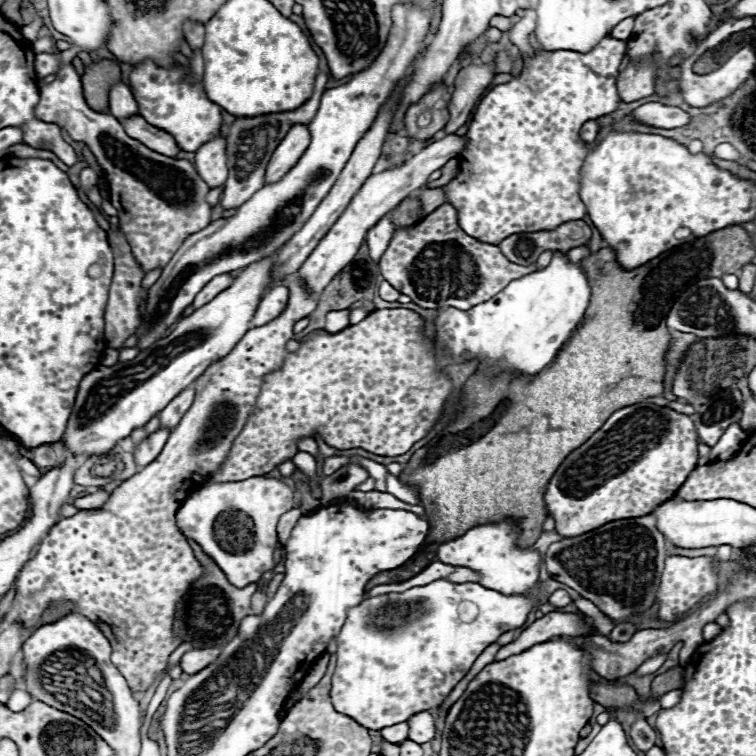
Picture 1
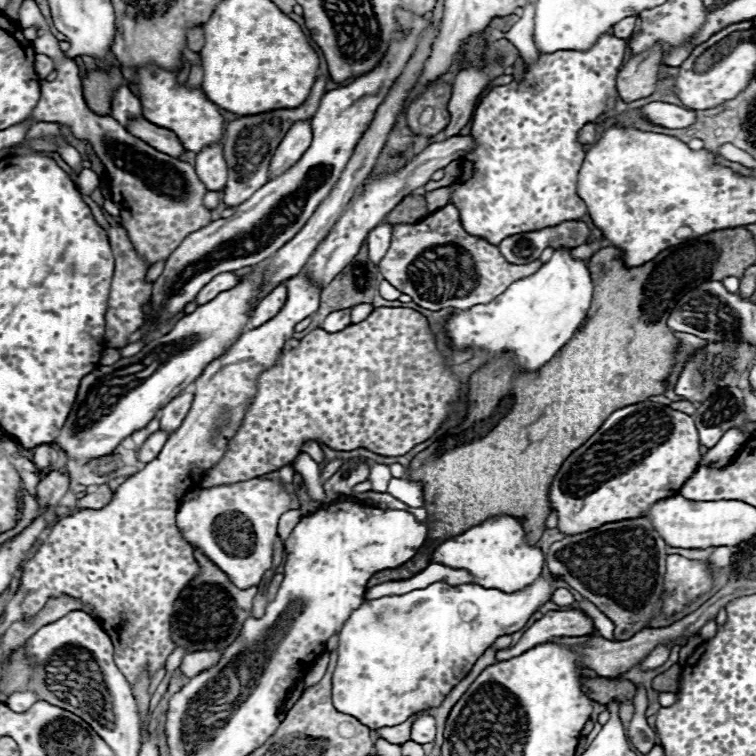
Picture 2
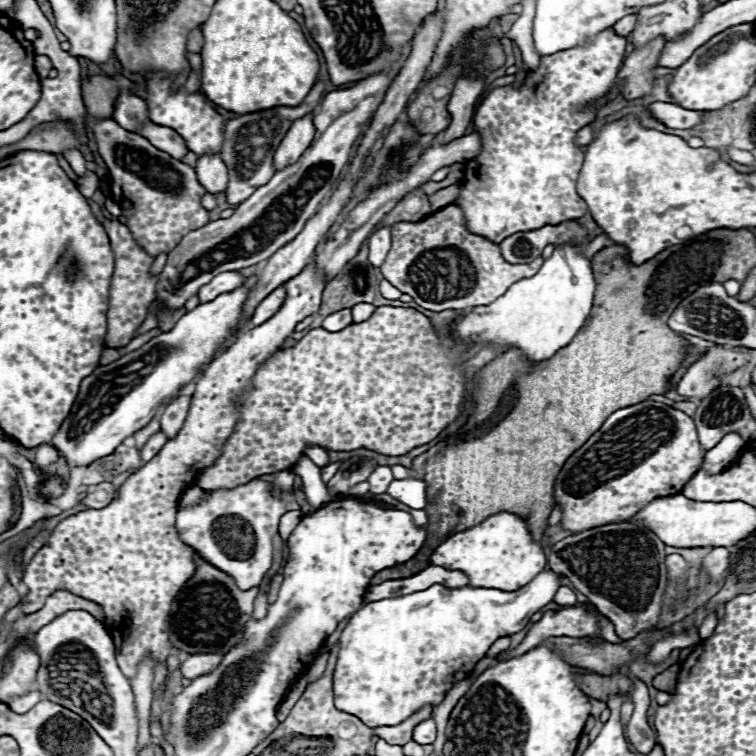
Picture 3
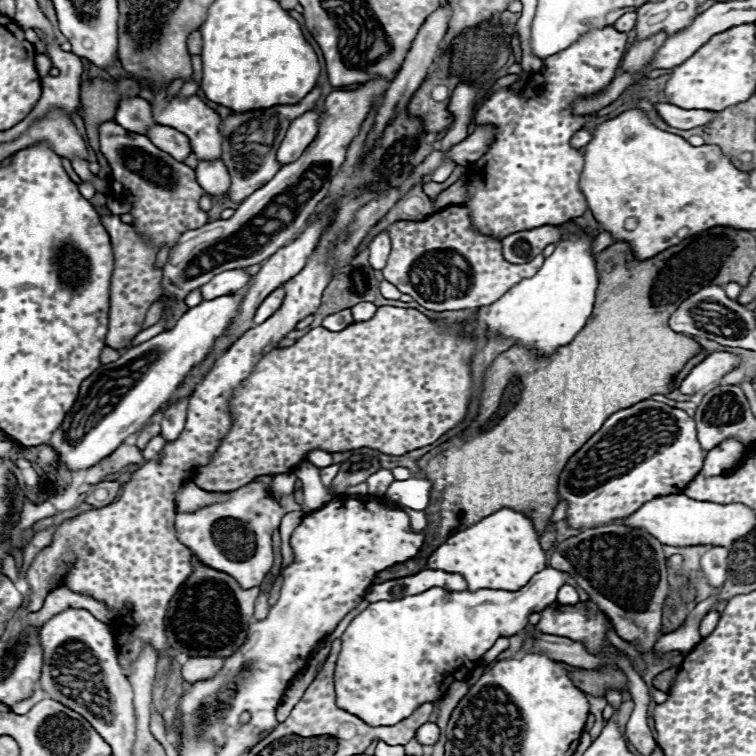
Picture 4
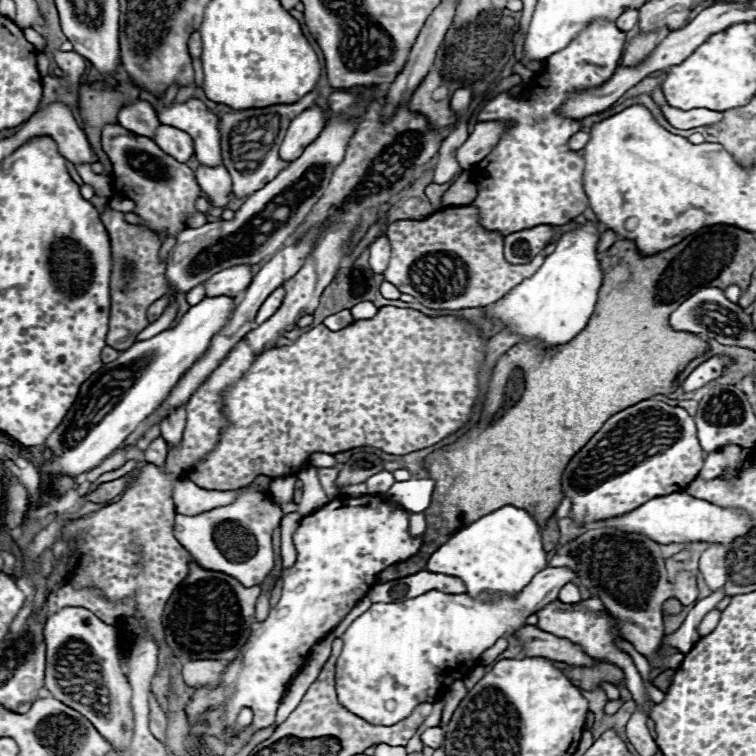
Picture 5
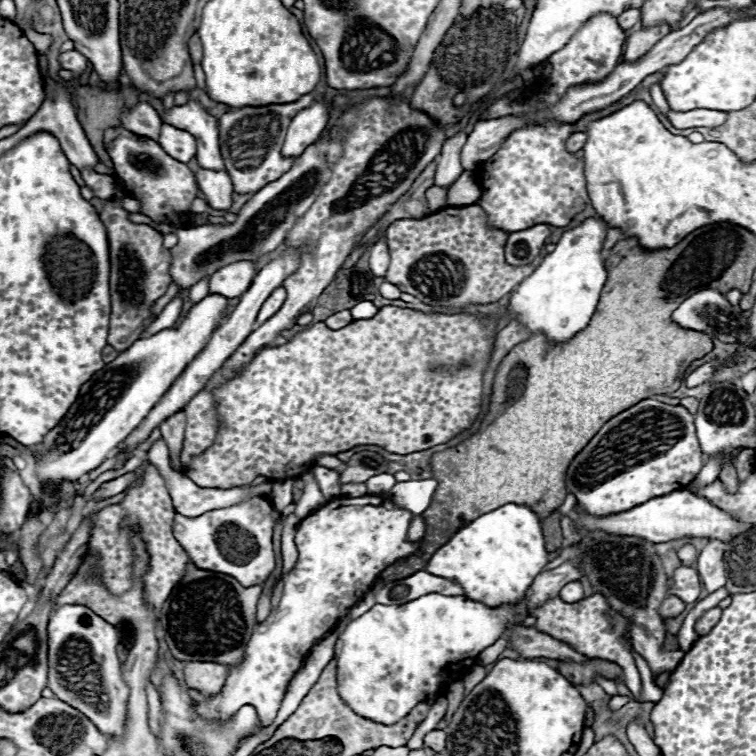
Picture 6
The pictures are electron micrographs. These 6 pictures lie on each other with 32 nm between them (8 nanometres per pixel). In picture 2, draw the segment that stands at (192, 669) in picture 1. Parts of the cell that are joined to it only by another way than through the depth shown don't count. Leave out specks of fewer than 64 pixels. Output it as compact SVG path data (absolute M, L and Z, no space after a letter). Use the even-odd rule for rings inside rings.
M196 650L196 652L188 652L182 658L180 670L184 676L192 678L204 670L208 670L210 666L214 666L220 660L220 650Z

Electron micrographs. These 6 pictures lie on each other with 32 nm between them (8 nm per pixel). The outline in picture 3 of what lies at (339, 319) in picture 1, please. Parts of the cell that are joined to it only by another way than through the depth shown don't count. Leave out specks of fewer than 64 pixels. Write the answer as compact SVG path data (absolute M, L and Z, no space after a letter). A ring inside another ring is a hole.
M344 308L340 312L334 312L330 316L326 316L326 320L322 322L322 328L328 330L328 332L338 332L342 330L344 326L350 326L352 324L352 316L350 316L350 310Z

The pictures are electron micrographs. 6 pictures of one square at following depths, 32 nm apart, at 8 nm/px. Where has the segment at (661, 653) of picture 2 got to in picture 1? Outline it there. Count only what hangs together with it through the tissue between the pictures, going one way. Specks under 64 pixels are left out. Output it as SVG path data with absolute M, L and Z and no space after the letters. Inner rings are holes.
M658 654L658 656L654 656L654 658L646 660L646 662L636 670L636 676L646 676L646 674L656 672L656 670L664 664L664 660L666 660L666 654Z

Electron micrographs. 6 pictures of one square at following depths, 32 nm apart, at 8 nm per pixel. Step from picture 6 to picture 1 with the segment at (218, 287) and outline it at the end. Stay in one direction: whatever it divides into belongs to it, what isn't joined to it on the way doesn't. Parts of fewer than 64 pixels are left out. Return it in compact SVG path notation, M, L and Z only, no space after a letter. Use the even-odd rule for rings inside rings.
M220 274L220 276L212 278L212 280L210 280L210 282L196 294L192 306L194 306L194 308L200 308L200 306L208 304L218 292L226 290L230 284L232 284L232 276L230 276L230 274Z

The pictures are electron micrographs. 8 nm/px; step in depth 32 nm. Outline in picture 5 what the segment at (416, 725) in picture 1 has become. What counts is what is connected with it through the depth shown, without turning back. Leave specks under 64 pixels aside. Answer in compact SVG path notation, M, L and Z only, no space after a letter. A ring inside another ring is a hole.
M432 726L432 728L426 728L422 734L420 734L420 740L424 746L432 746L432 748L438 748L442 744L442 738L444 738L444 732L440 726Z

